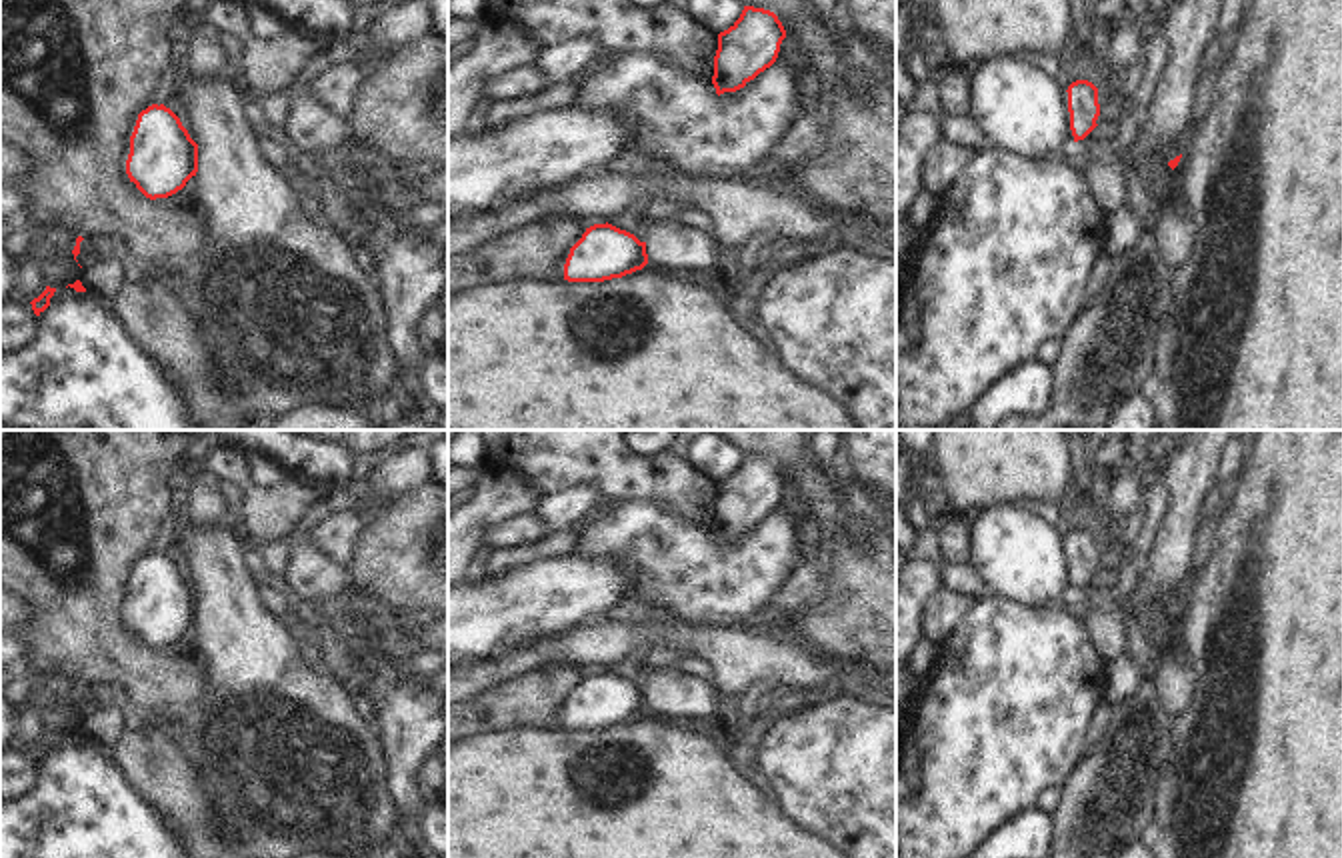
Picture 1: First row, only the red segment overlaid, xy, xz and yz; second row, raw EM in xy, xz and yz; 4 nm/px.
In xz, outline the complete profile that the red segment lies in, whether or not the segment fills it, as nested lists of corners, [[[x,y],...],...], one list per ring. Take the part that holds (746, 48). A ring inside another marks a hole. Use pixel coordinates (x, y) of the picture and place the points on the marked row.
[[[744,6],[740,18],[718,34],[712,76],[716,94],[736,92],[770,68],[784,38],[786,30],[774,12]]]

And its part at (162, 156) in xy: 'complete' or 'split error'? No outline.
complete

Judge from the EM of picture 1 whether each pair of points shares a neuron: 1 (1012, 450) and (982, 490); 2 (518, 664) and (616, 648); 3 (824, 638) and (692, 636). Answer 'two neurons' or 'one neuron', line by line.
1: one neuron
2: one neuron
3: two neurons

